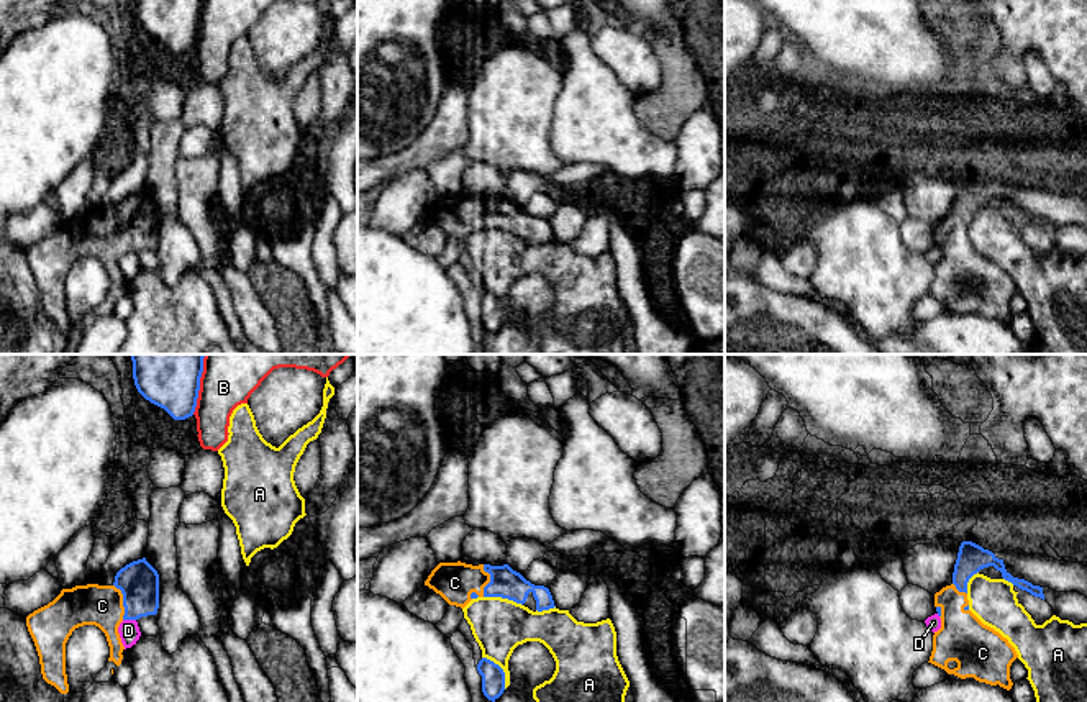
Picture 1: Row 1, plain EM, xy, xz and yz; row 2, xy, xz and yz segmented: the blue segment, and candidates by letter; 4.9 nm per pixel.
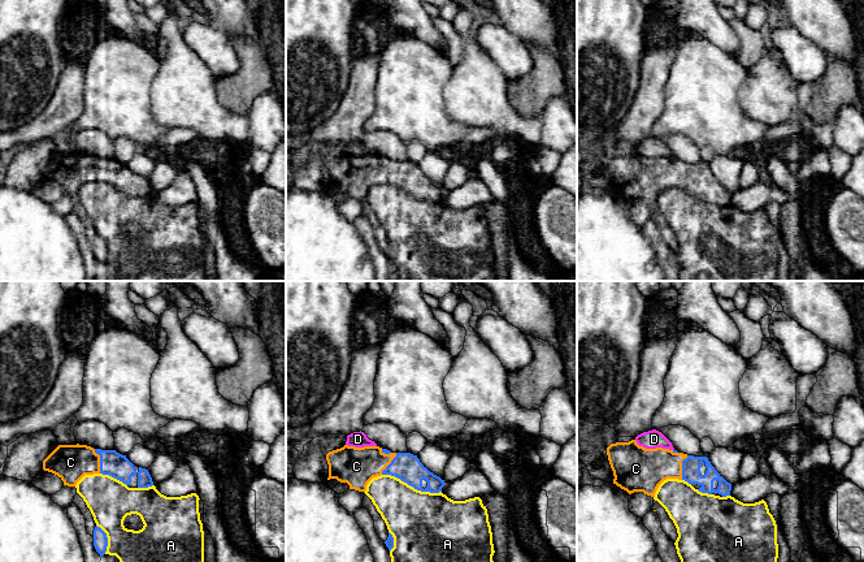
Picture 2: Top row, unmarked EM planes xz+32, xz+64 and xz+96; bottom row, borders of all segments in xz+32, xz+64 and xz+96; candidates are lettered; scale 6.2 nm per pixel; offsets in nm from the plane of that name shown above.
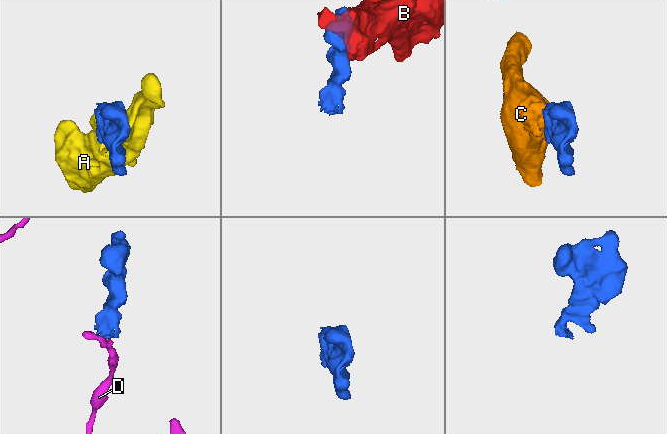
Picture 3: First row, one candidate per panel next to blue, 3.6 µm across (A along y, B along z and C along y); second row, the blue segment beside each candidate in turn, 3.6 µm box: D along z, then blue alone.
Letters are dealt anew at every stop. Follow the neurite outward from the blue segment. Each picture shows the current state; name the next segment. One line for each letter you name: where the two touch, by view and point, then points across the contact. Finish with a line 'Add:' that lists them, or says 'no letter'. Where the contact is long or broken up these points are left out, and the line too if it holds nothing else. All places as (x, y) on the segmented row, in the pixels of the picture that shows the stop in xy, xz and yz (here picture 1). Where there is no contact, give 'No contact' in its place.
C: Touches blue at xy (123, 602). Path across: xy (138, 581), (136, 589), (123, 602), (102, 606)
Add: C

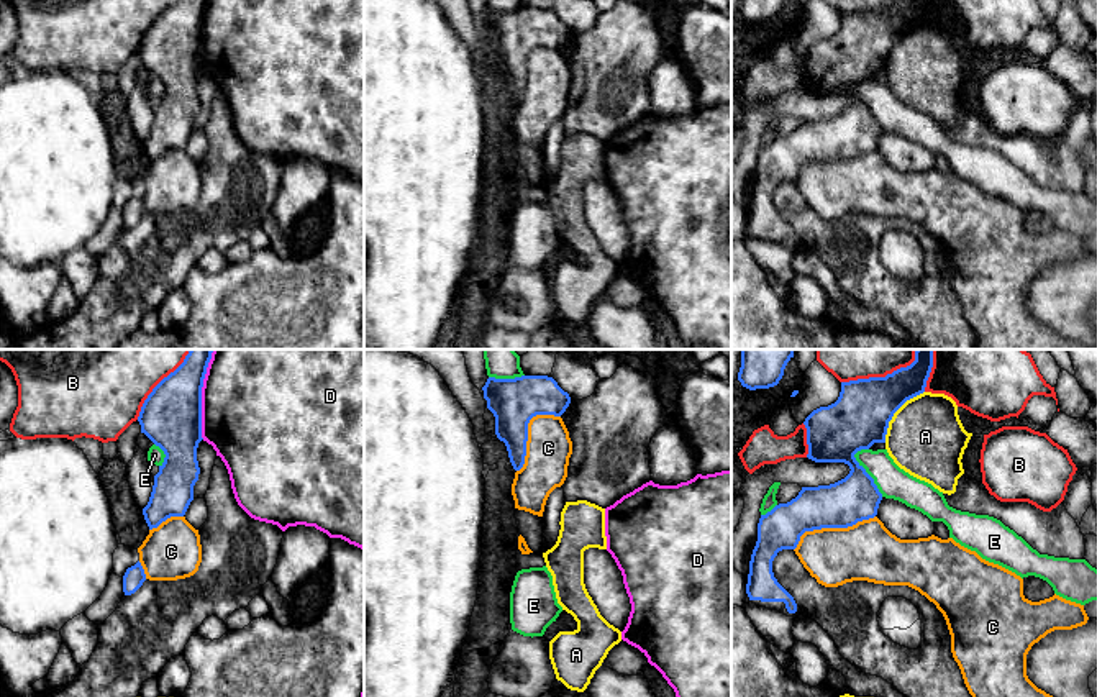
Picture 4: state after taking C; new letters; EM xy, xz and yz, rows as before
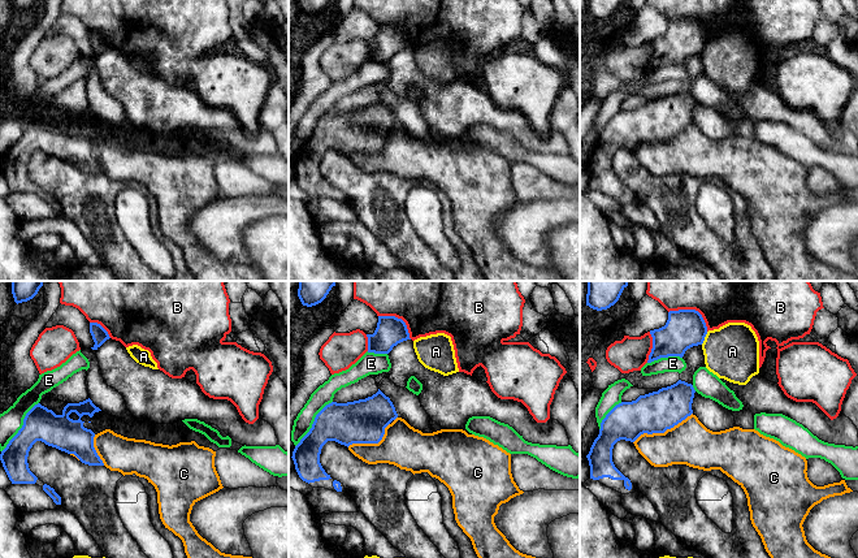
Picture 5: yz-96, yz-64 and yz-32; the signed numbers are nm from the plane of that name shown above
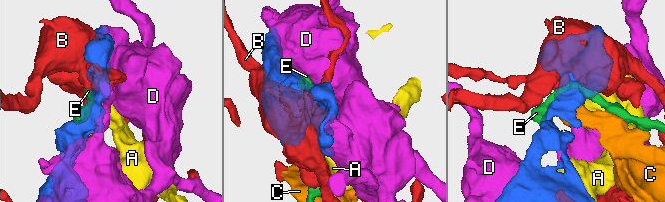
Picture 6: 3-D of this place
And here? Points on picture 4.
Add: no letter

